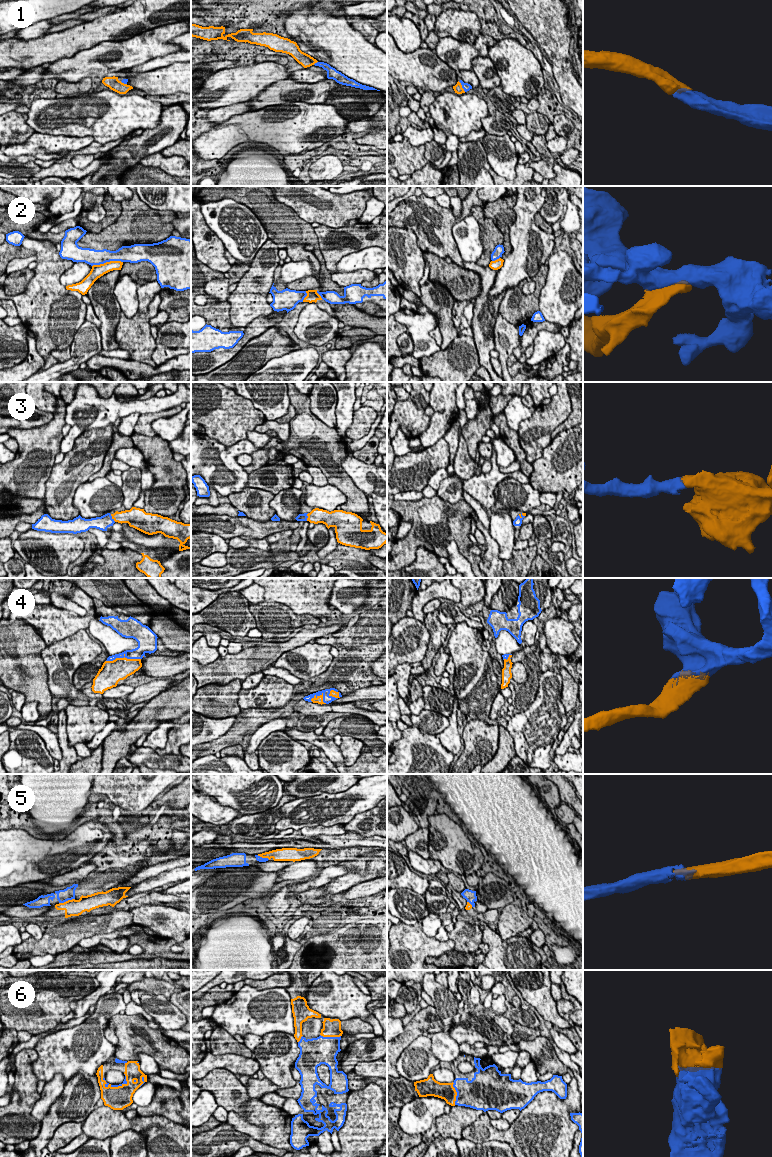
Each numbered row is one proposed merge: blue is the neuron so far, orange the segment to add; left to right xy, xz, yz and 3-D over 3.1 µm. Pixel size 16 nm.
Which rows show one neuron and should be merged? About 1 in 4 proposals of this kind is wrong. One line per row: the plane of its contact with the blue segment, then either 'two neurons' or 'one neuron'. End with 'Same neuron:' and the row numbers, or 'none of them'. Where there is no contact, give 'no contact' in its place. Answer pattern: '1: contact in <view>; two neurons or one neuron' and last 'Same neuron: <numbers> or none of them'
1: contact in yz; one neuron
2: contact in xy; two neurons
3: contact in xy; one neuron
4: contact in xy; one neuron
5: contact in xy; two neurons
6: contact in yz; one neuron
Same neuron: 1, 3, 4, 6

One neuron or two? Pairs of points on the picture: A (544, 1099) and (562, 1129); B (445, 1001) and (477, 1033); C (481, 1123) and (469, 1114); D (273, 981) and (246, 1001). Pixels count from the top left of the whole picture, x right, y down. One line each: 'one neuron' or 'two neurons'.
A: one neuron
B: two neurons
C: two neurons
D: two neurons

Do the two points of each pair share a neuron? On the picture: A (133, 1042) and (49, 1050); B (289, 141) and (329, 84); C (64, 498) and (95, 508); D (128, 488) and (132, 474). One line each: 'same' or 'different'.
A: different
B: different
C: different
D: same

